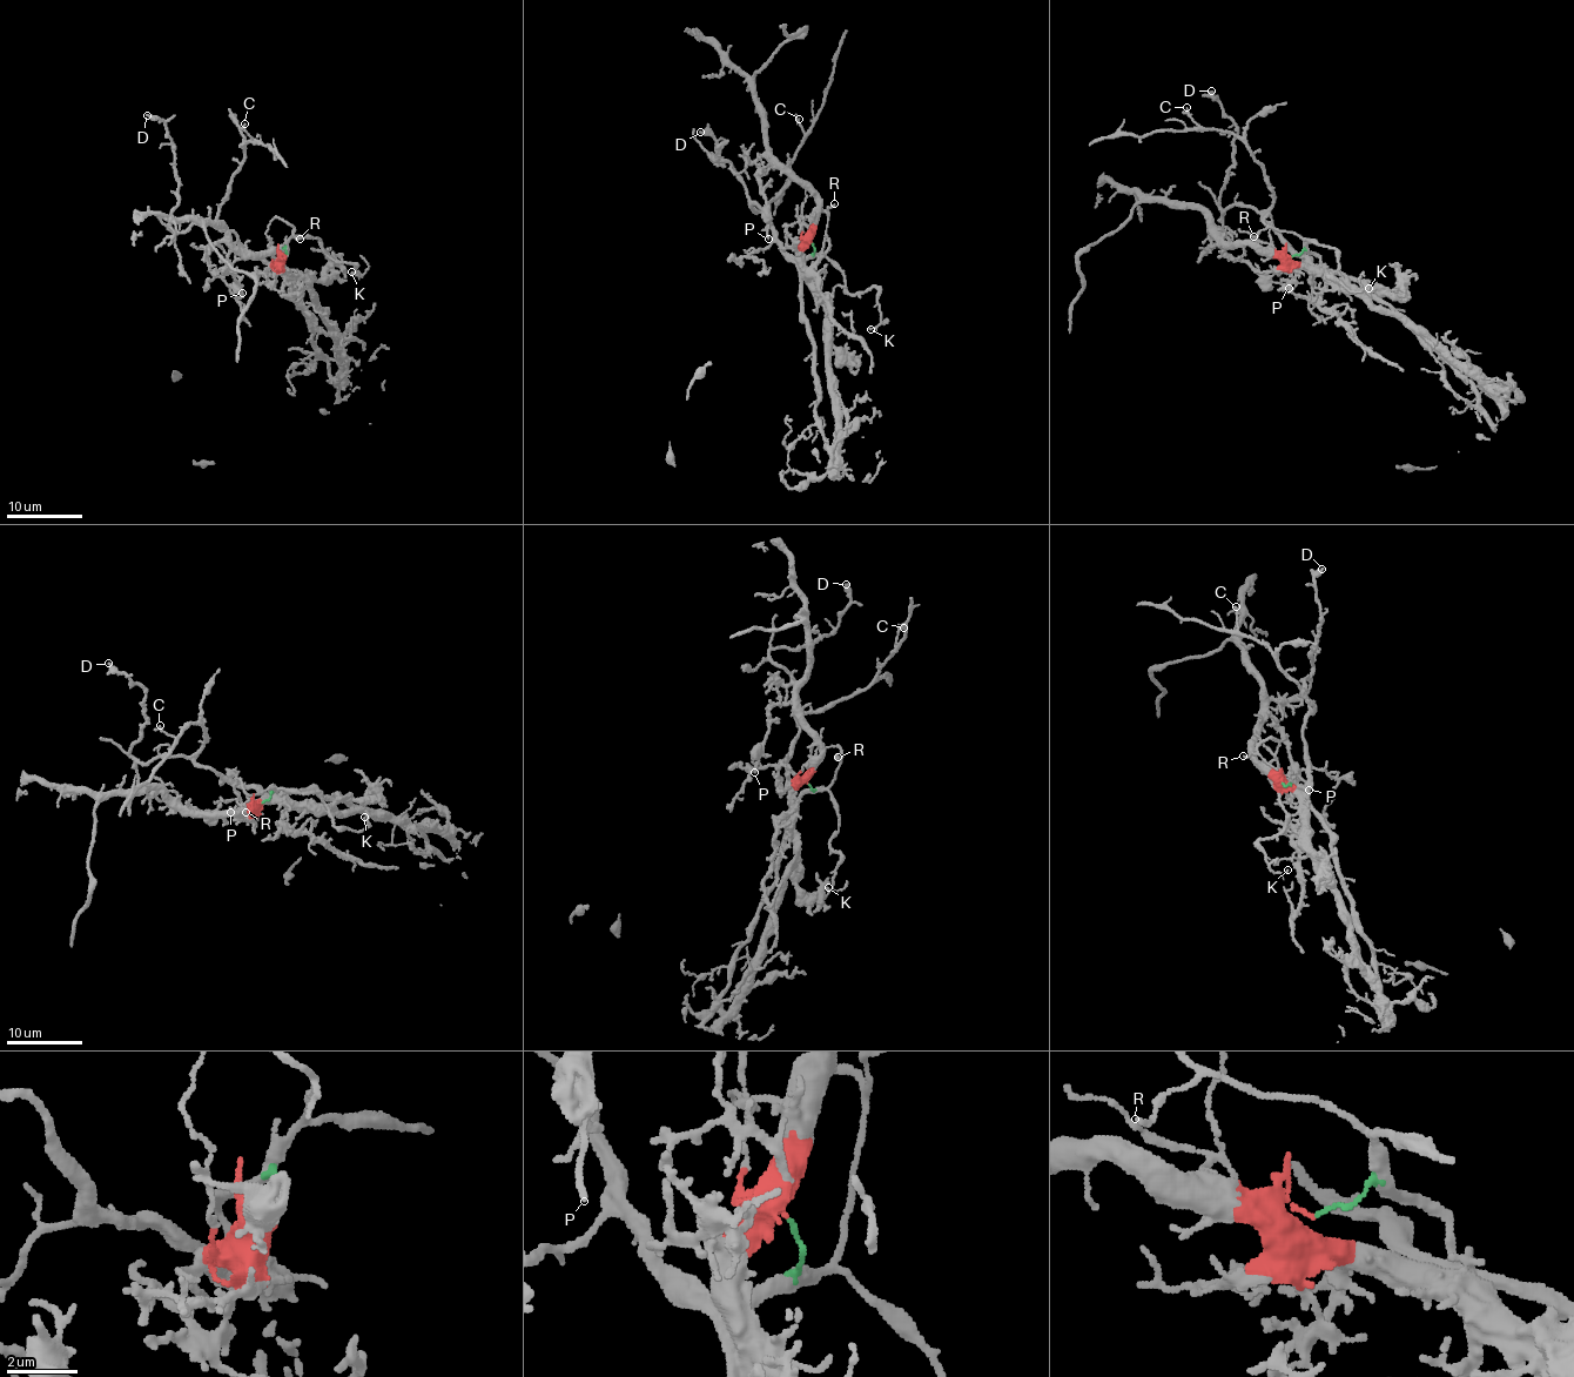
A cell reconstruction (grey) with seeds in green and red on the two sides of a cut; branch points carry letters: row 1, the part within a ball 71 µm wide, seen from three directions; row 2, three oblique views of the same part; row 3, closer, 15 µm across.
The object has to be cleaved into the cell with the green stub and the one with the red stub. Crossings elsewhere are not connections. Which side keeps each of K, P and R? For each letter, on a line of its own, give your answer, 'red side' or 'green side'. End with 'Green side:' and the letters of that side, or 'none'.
K: green side
P: red side
R: green side
Green side: K, R

